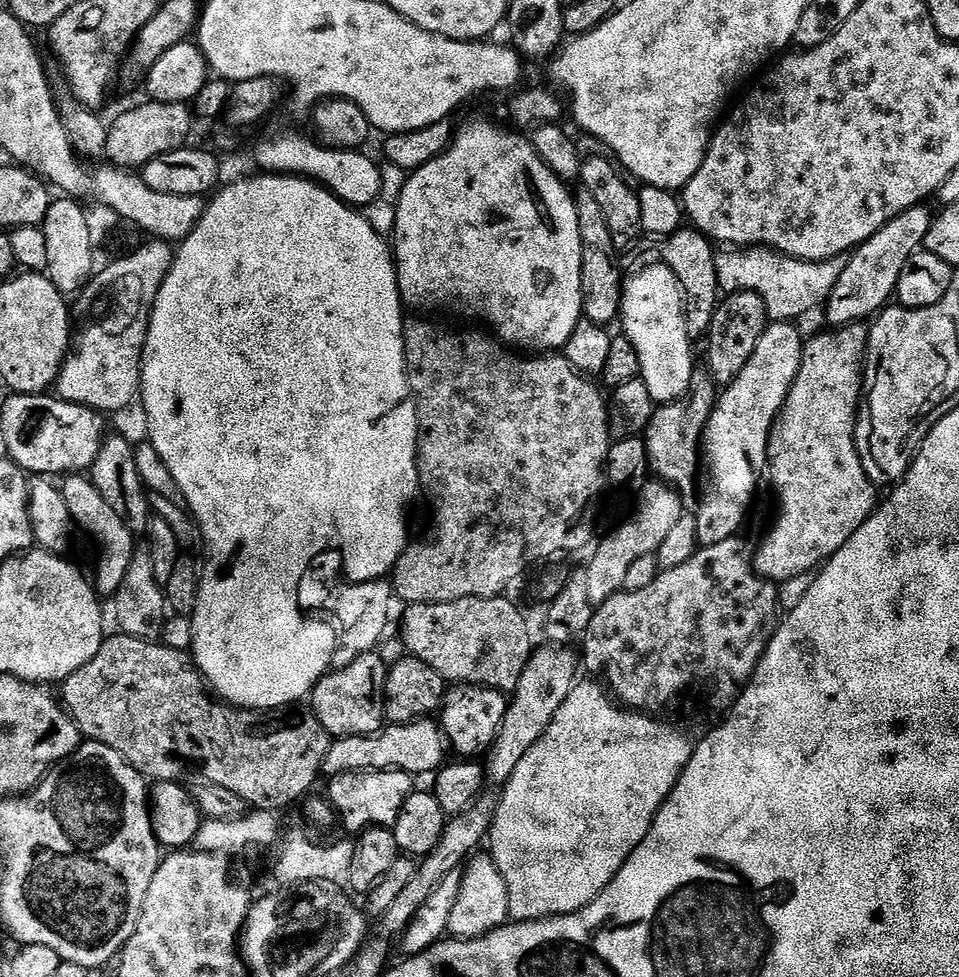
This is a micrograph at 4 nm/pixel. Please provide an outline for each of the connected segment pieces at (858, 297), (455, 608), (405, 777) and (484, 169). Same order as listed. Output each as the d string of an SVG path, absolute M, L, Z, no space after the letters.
M928 206L906 210L898 214L898 218L886 222L878 234L874 234L848 256L846 270L842 270L842 278L838 278L838 286L834 286L826 305L828 320L832 323L829 325L833 329L839 330L875 317L895 297L902 266L910 262L915 252L924 248L924 239L926 234L930 234L933 219L934 212Z
M504 596L486 598L462 598L458 602L445 604L409 604L403 609L404 621L400 624L399 639L407 655L416 656L426 666L438 670L446 682L457 684L477 684L493 688L505 694L512 694L527 668L534 653L532 632L524 621L524 616Z
M347 772L327 781L326 799L338 813L339 823L353 834L365 828L386 828L395 825L402 806L414 791L413 777L407 772Z
M472 120L464 129L457 131L452 143L434 162L426 162L418 171L411 173L405 182L397 206L397 220L394 231L394 259L396 277L400 287L400 299L416 314L428 314L437 308L440 312L453 312L456 316L465 316L468 320L485 320L491 331L505 345L516 350L528 350L536 354L548 354L553 350L562 350L570 342L578 322L584 316L584 295L582 294L582 238L578 230L578 210L573 193L568 193L569 185L559 180L542 162L536 153L531 139L511 127L499 128L488 120Z

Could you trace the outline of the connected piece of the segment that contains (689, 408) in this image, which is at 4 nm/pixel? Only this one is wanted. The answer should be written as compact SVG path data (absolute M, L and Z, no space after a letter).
M696 370L690 384L688 395L671 404L661 404L653 411L652 420L648 424L642 439L648 447L648 468L655 479L665 483L670 488L676 489L681 497L688 495L696 488L696 475L702 472L702 441L704 430L708 427L708 420L712 411L716 409L718 399L718 385L706 370Z

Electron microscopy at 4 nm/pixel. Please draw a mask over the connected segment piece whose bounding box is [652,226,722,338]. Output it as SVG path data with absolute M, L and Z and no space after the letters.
M684 226L672 236L655 241L652 252L659 263L669 267L677 275L681 284L683 299L686 301L688 329L693 337L703 337L712 325L716 306L722 299L718 270L716 269L716 253L713 241L696 231L695 227Z

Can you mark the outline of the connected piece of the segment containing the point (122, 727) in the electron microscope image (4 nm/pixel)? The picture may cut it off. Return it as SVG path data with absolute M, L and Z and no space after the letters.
M115 635L105 639L93 660L62 682L62 703L72 721L79 726L81 737L118 750L128 764L133 764L152 782L183 781L187 768L201 772L207 783L222 786L230 790L230 794L238 794L252 810L276 814L280 812L279 808L288 808L295 800L303 801L309 795L307 792L315 786L316 779L321 779L324 759L333 742L333 737L312 711L284 716L288 714L233 708L214 698L204 677L189 663L185 653L168 648L163 642Z

